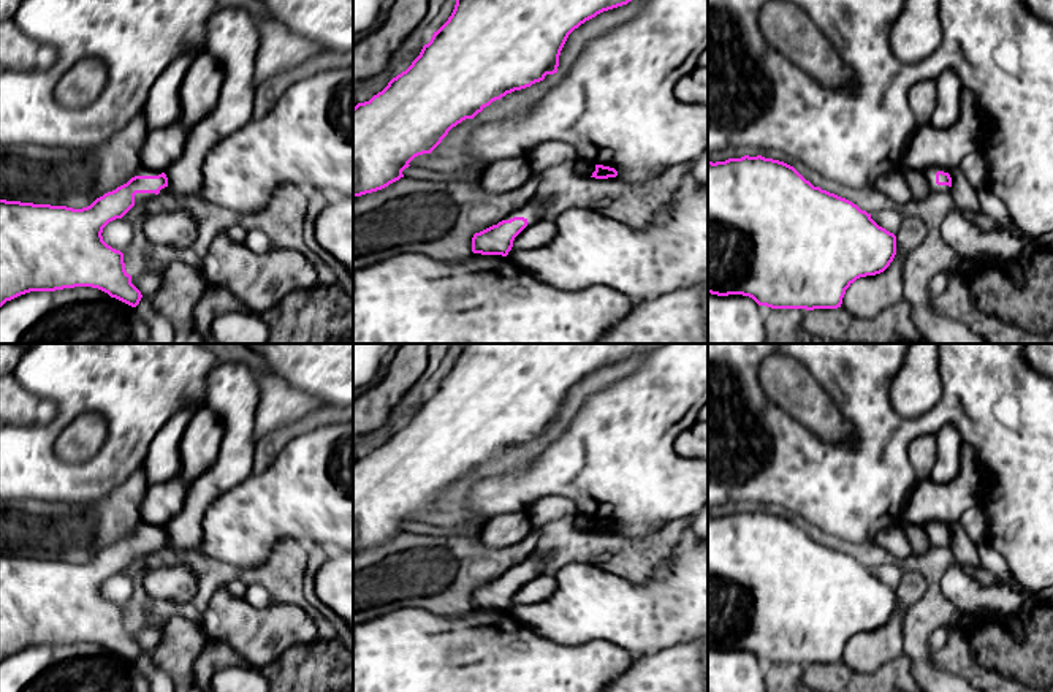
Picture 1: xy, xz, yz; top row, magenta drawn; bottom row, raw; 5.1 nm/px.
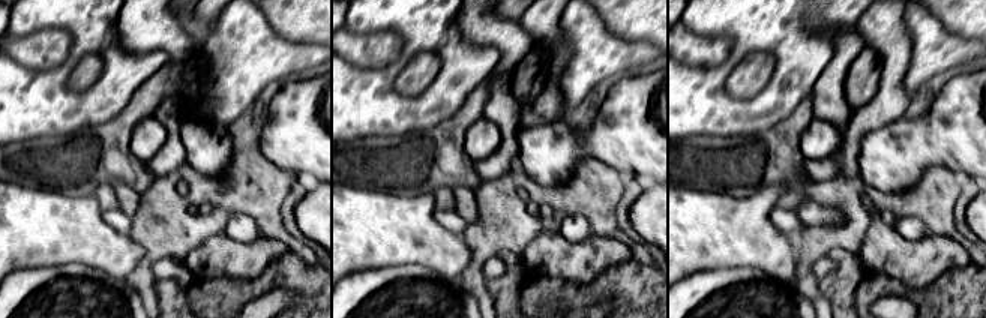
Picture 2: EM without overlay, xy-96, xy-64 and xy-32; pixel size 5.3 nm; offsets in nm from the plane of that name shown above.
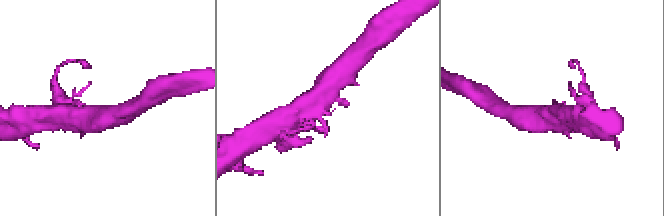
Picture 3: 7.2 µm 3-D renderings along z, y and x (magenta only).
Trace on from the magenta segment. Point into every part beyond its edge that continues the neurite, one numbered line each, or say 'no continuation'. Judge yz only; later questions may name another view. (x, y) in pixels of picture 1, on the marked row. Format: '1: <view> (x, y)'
1: yz (930, 174)

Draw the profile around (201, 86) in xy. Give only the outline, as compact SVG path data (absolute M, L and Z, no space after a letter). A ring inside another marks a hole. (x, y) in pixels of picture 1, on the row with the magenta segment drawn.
M200 52L179 89L181 117L173 125L149 130L141 150L143 166L166 171L184 154L190 130L217 106L223 81L220 62Z

